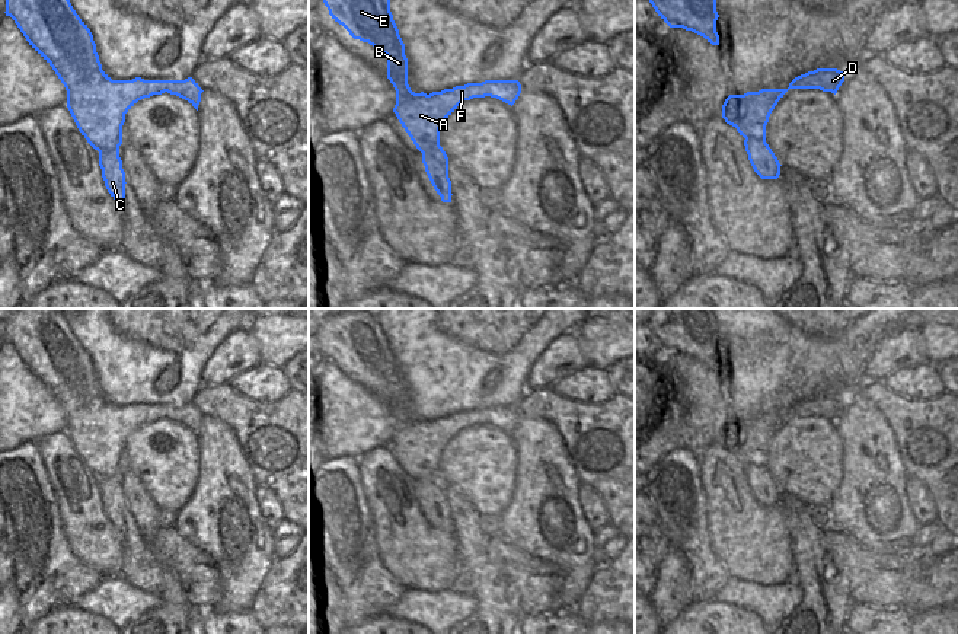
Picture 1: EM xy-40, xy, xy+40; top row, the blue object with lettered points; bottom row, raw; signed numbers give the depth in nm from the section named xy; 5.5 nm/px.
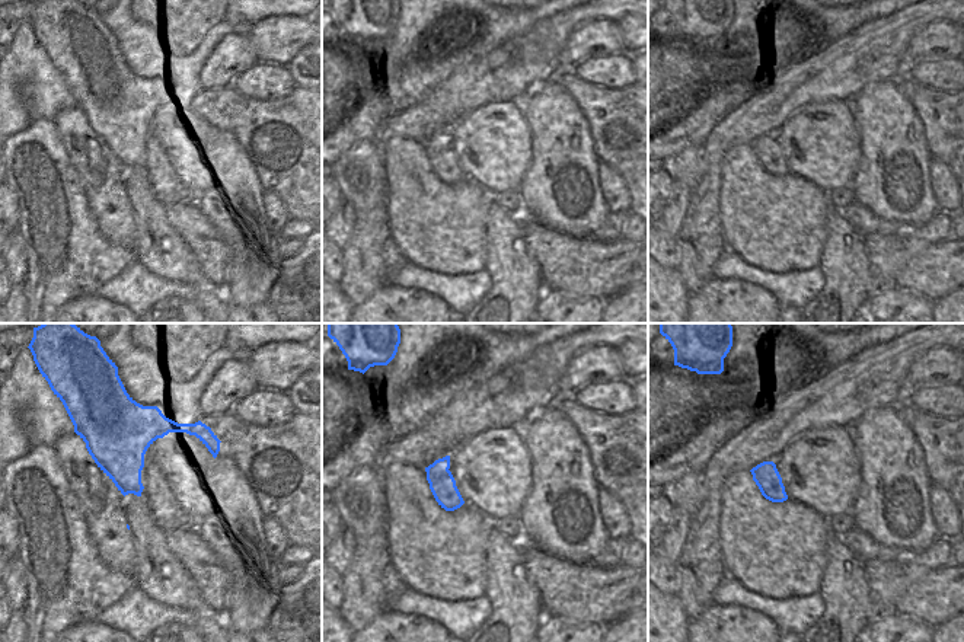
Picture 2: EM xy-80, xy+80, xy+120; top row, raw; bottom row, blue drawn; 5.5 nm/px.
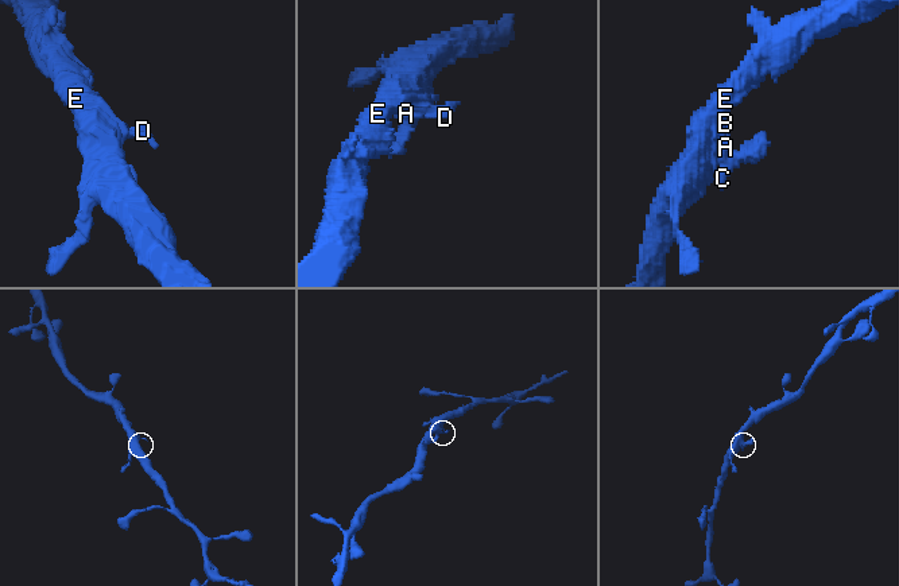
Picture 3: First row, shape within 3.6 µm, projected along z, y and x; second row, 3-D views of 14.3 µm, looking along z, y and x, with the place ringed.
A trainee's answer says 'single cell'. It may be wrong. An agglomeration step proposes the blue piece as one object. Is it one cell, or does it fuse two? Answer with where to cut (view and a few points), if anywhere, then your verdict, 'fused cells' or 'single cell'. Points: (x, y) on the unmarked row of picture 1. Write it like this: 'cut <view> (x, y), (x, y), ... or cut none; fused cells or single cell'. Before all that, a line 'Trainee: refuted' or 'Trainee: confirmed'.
Trainee: refuted
cut xy-40 (118, 475), (107, 475), (99, 479); fused cells

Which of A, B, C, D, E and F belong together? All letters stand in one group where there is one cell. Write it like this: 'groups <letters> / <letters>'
groups A B D E F / C

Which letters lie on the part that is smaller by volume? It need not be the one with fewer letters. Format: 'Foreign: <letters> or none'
Foreign: C

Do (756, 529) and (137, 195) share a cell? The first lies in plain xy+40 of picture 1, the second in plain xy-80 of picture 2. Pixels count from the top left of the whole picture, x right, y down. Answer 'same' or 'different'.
different

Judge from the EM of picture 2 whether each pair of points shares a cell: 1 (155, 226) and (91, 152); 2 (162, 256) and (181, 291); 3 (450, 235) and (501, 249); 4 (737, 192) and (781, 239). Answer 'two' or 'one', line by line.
1: two
2: two
3: two
4: one

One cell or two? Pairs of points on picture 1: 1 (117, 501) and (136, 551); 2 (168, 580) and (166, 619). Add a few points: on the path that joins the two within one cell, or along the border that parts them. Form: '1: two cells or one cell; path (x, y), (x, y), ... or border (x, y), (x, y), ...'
1: one cell; path (117, 513), (130, 539)
2: one cell; path (168, 590), (168, 609)

